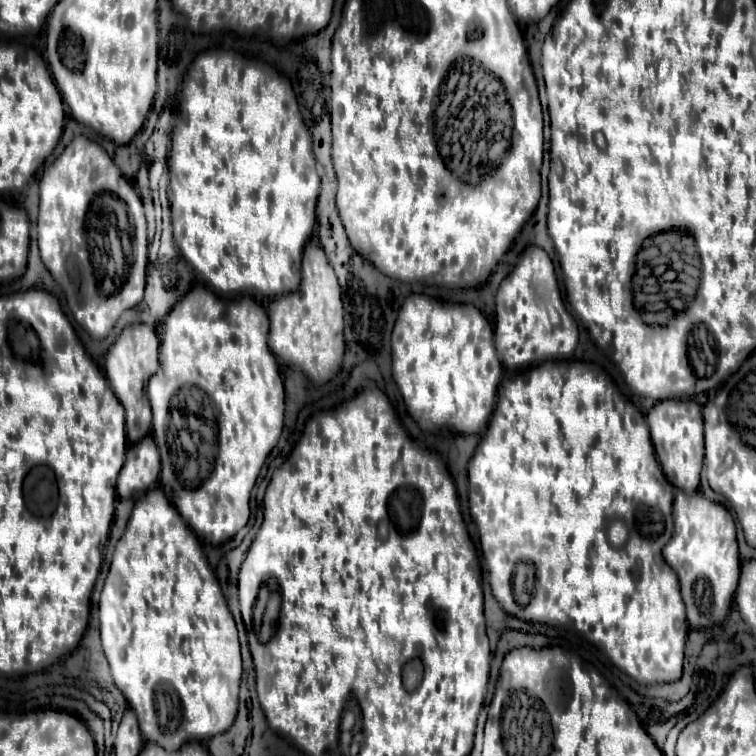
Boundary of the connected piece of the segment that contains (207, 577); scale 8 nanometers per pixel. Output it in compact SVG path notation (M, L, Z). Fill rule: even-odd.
M160 489L136 501L126 533L116 545L100 597L100 635L112 681L134 709L144 741L178 751L184 741L208 741L232 727L242 677L238 631L198 537L186 529Z

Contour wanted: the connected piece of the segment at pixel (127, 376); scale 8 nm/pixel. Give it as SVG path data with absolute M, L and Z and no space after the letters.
M134 325L122 331L122 335L116 339L116 343L110 347L106 355L106 363L104 363L106 379L116 399L126 411L126 433L130 443L138 443L142 437L150 435L152 411L146 397L146 385L148 385L148 379L158 369L158 345L160 341L154 329L150 329L148 325Z

